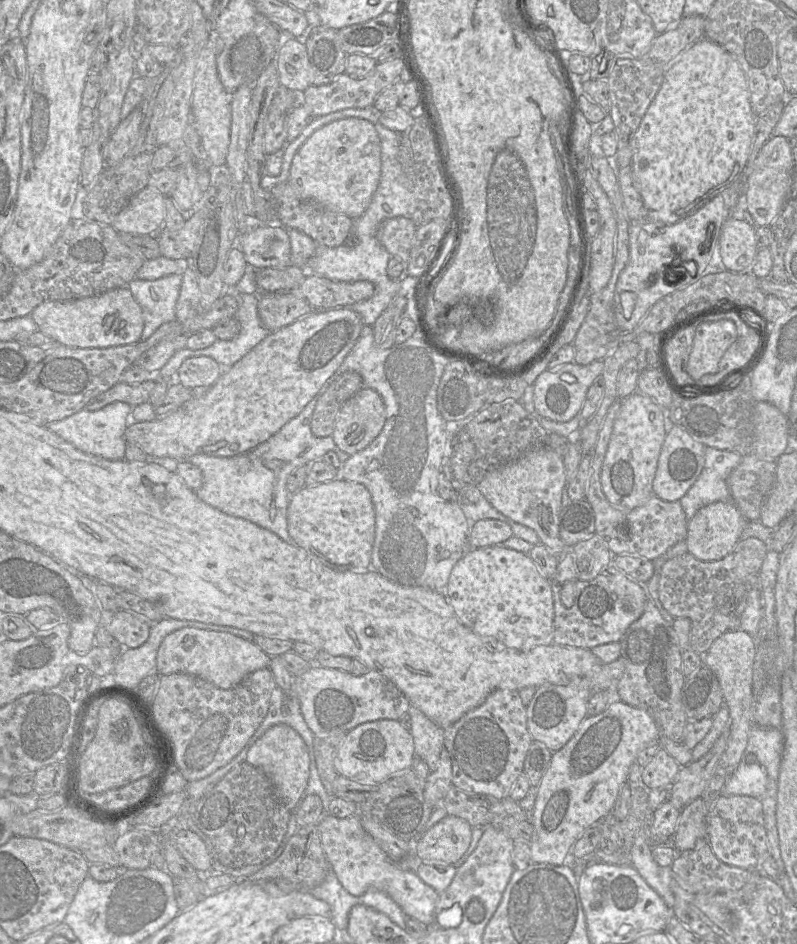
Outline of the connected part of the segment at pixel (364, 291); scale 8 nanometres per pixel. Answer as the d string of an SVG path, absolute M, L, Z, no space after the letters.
M308 272L305 280L298 286L288 290L287 292L274 292L274 293L290 293L298 298L304 299L312 307L312 309L314 308L316 310L328 310L328 309L334 309L339 307L351 306L354 303L369 299L370 297L373 296L374 291L375 291L375 287L369 281L362 280L362 281L355 281L355 282L341 282L341 281L331 280Z

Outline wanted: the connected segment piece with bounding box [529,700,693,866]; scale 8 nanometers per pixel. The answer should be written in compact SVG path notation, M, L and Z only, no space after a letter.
M621 700L611 703L602 713L587 716L572 738L553 753L550 766L543 776L537 791L530 821L535 828L535 839L530 842L532 863L563 865L570 857L571 849L586 829L611 813L618 792L628 780L630 766L638 752L650 742L660 742L661 746L681 766L693 761L692 751L683 743L661 739L653 716L645 709L631 706Z

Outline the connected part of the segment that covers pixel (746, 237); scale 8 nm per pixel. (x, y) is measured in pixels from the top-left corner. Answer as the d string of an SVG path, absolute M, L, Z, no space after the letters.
M727 218L721 226L718 251L721 263L732 272L751 272L758 251L755 227L745 220Z

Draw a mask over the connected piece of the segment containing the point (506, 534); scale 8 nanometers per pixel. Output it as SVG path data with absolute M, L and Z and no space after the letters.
M496 519L476 521L470 528L468 540L472 549L490 547L513 536L510 525Z

